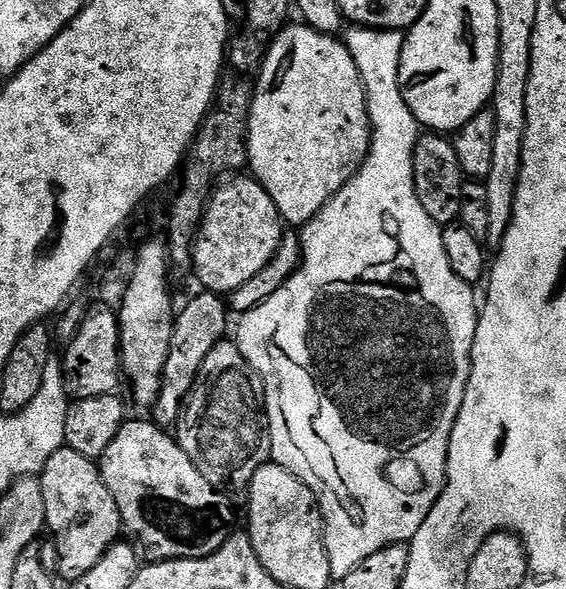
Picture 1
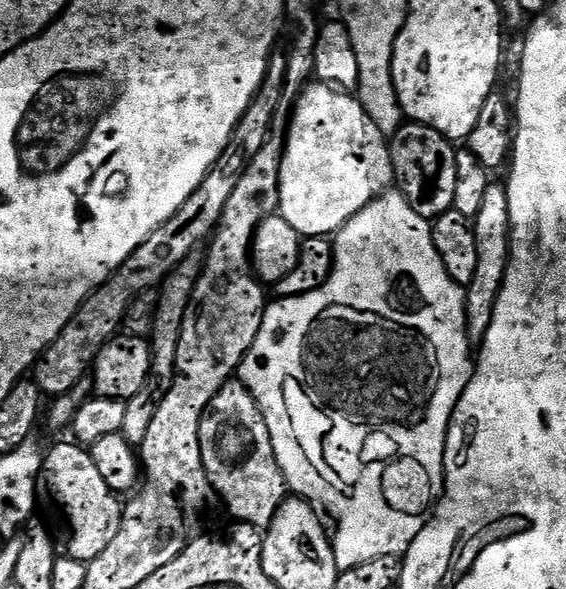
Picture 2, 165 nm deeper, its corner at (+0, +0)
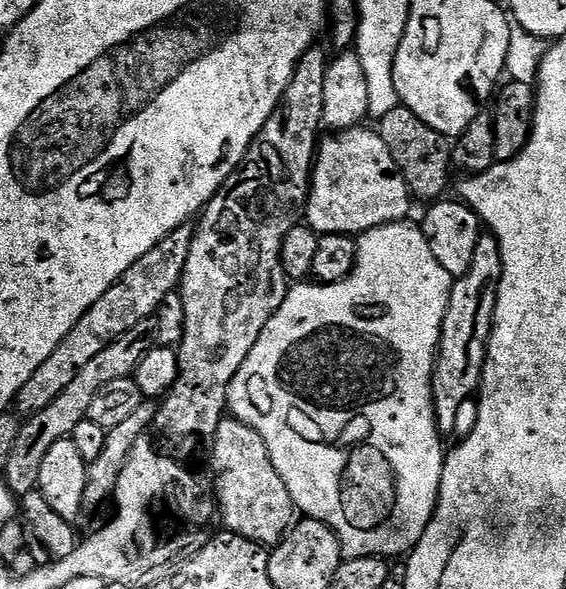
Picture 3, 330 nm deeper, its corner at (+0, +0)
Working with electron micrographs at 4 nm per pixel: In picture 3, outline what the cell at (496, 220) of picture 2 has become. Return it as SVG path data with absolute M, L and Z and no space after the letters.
M482 234L478 238L478 246L474 246L474 262L470 262L470 270L466 274L455 277L450 294L450 302L446 310L446 318L442 322L440 346L436 353L436 369L432 372L432 401L436 411L436 425L441 433L448 431L456 424L460 411L468 399L477 395L480 379L484 376L484 360L488 356L488 339L492 333L492 319L496 313L498 286L502 282L502 254L500 243L491 234Z

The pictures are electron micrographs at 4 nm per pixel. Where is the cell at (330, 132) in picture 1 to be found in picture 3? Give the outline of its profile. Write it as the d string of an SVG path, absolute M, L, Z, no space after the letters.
M357 126L325 135L319 141L312 166L312 183L308 189L306 223L309 228L321 234L363 234L383 224L407 221L412 204L414 205L414 197L409 192L394 158L390 158L390 150L386 150L386 142L382 142L379 131L372 129L371 132L368 126Z

